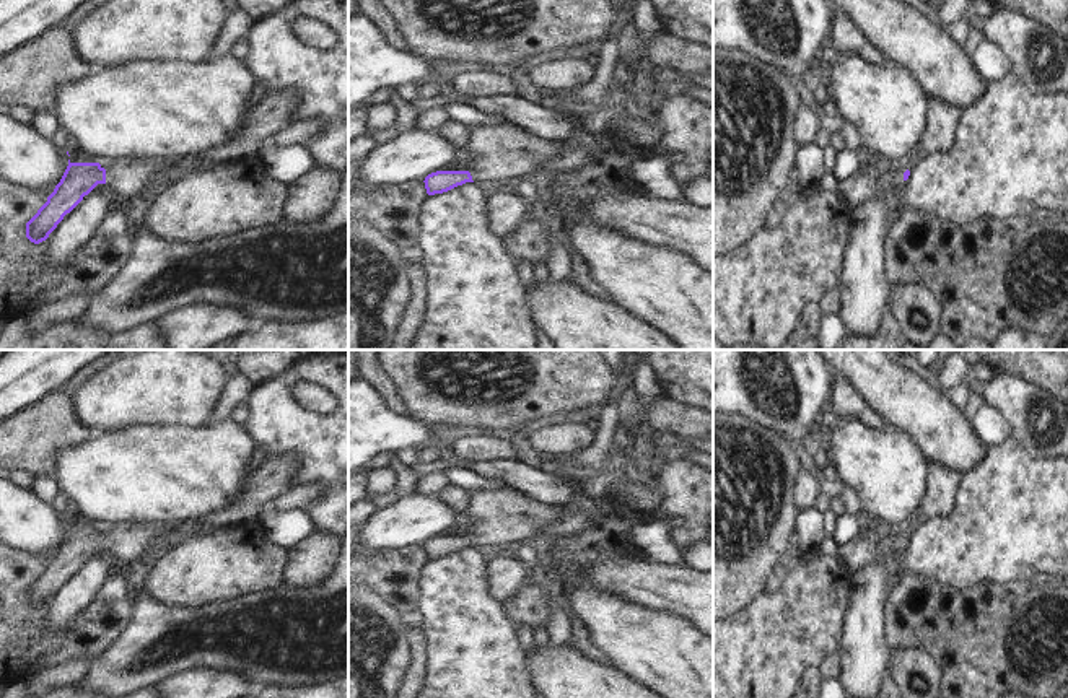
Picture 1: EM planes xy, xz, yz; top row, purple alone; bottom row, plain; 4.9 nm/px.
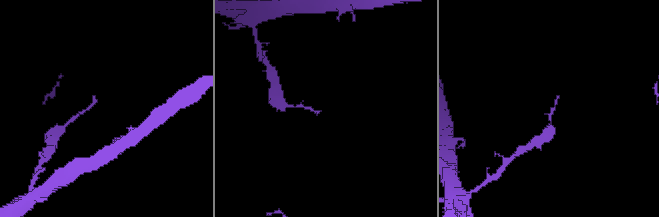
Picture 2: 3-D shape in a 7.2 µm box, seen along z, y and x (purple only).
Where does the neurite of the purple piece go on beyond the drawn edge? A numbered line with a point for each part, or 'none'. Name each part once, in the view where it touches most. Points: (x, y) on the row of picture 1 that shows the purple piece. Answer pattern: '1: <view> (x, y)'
1: xy (124, 179)

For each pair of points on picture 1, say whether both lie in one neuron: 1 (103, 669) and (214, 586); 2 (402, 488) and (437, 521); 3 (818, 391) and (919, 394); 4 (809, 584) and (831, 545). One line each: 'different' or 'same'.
1: different
2: different
3: different
4: different

